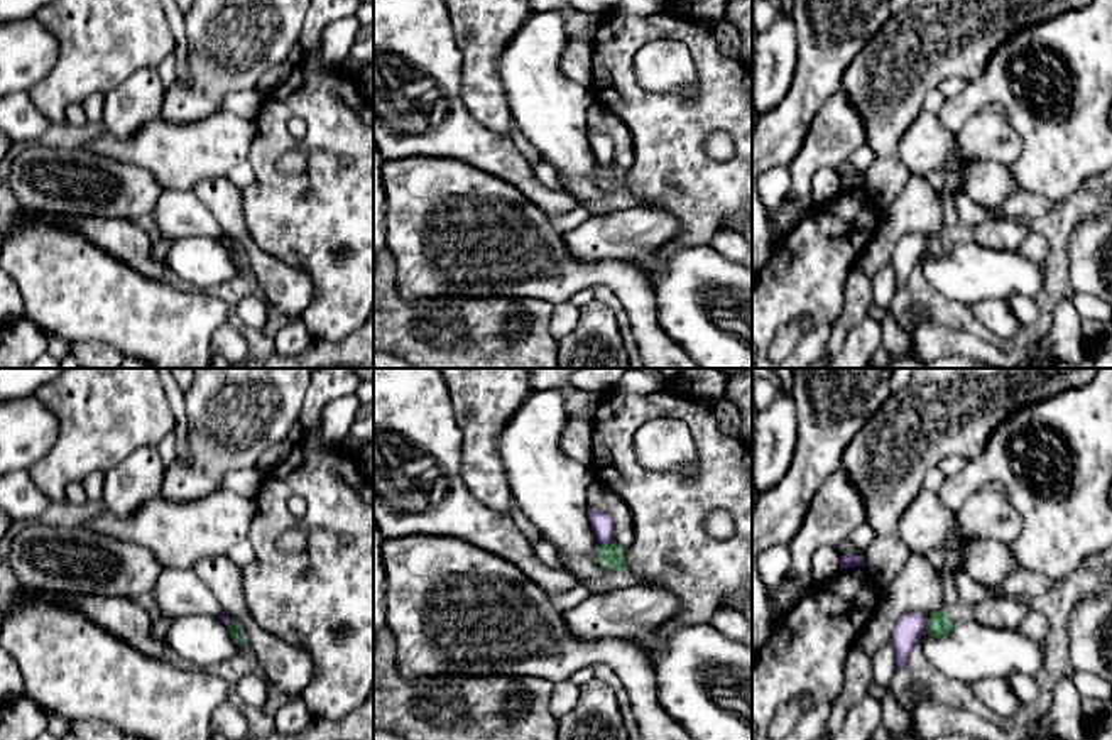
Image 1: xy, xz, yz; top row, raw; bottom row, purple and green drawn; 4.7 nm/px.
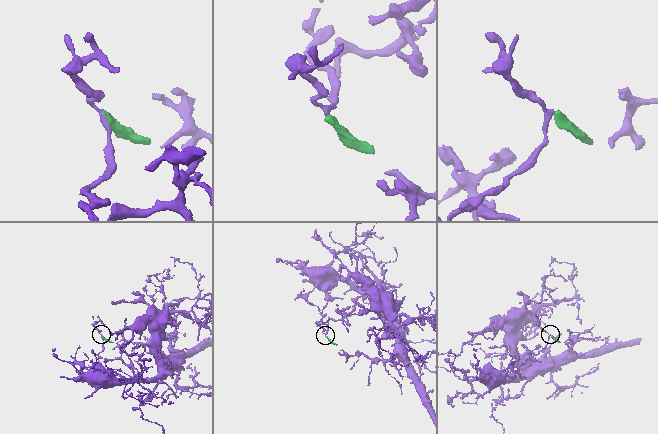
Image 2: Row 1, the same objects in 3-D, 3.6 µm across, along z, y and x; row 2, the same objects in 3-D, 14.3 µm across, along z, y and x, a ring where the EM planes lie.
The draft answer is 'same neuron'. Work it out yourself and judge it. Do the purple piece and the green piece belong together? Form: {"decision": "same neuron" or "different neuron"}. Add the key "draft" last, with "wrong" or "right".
{"decision": "different neuron", "draft": "wrong"}

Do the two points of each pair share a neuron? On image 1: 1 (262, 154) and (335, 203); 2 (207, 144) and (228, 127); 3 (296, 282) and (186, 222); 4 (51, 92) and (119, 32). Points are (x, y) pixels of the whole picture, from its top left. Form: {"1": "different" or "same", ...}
{"1": "same", "2": "same", "3": "different", "4": "same"}

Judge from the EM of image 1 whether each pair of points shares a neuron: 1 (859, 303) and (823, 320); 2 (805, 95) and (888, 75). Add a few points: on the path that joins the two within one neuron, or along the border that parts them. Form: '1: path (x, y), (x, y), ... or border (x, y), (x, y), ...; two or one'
1: border (850, 272), (845, 282), (845, 304), (827, 348); two
2: border (859, 53), (845, 70), (839, 88); two

